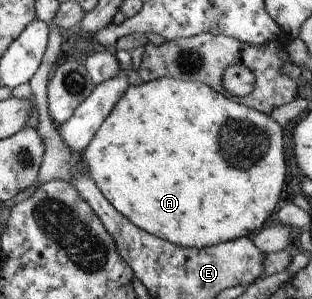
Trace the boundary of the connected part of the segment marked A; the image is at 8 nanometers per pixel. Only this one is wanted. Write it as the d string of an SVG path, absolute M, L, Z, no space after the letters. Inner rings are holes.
M161 77L137 86L130 84L126 88L109 116L101 124L101 128L97 130L91 142L81 154L81 158L85 160L88 174L96 182L99 190L136 227L180 247L202 249L249 236L255 230L262 228L271 215L275 215L275 208L281 200L281 192L283 192L283 184L285 184L285 176L287 176L283 129L269 113L262 113L253 107L248 107L241 100L213 90L205 83L195 80Z

